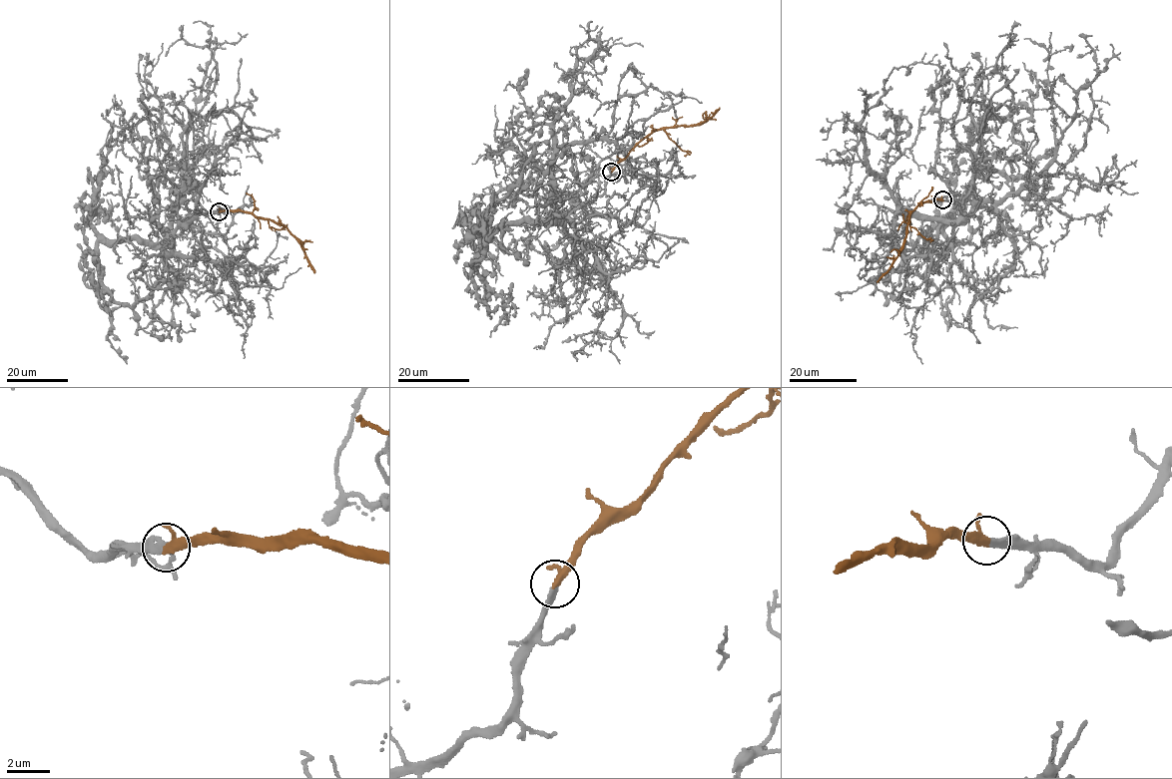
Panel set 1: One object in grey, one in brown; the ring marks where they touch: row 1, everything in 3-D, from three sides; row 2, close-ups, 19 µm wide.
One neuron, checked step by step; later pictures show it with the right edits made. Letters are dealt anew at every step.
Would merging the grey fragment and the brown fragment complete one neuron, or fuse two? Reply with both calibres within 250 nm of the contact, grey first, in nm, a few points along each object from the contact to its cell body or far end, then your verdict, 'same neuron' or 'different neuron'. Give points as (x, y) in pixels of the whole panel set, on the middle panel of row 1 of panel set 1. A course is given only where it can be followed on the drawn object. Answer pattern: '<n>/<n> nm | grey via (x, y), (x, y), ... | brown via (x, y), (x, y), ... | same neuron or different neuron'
320/280 nm | grey via (611, 172), (602, 194), (556, 216), (552, 128), (581, 58), (570, 69), (582, 76), (577, 89) | brown via (611, 171), (656, 131), (692, 127), (707, 120), (719, 108) | same neuron

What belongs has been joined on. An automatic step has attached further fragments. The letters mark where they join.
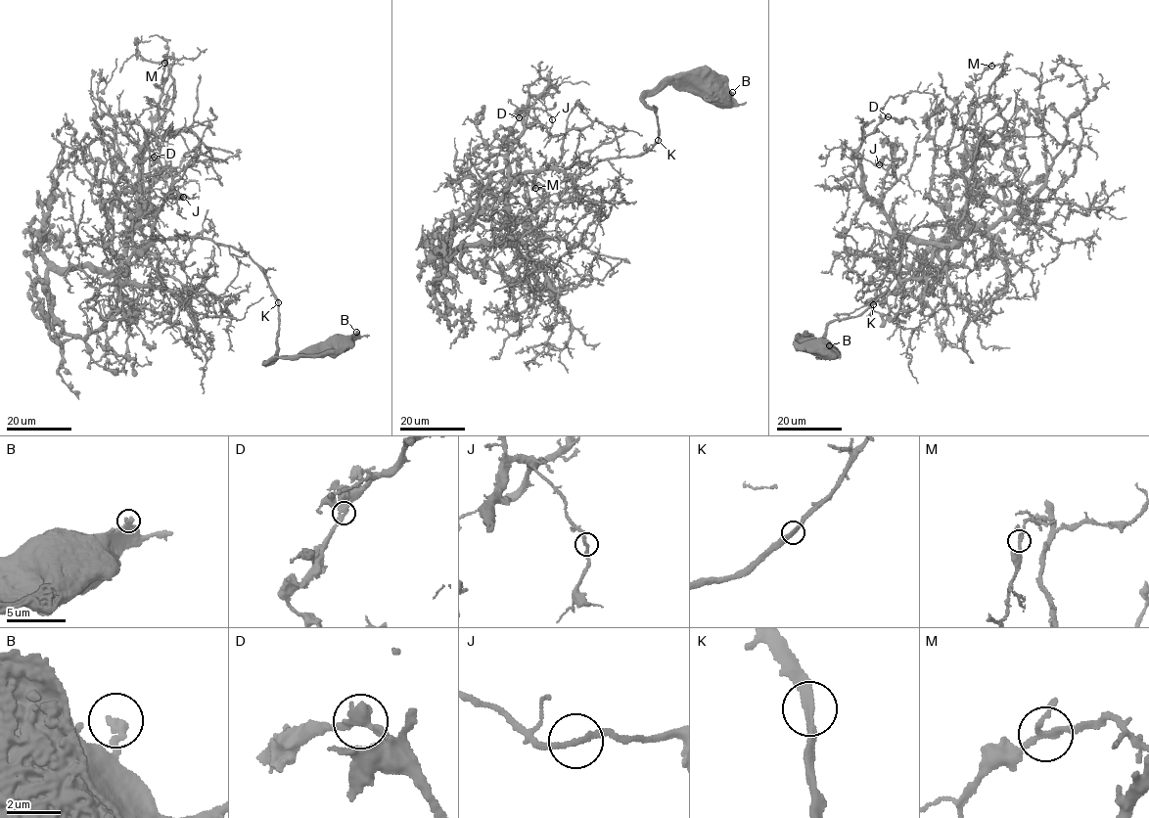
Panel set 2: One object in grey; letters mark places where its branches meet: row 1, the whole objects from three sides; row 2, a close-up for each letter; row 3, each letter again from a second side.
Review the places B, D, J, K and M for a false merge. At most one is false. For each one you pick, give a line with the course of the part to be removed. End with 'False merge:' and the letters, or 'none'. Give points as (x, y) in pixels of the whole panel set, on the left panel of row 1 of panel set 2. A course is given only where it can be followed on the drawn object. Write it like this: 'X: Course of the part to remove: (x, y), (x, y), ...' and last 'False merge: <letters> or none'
False merge: none

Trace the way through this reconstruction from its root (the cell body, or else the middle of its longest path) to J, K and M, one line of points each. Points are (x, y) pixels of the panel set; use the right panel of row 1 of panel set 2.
J: (821, 348), (802, 333), (871, 306), (912, 230), (964, 209), (966, 234), (898, 235), (854, 152), (879, 164)
K: (821, 348), (824, 346), (817, 339), (804, 338), (802, 333), (817, 340), (829, 323), (860, 315), (873, 303)
M: (821, 348), (802, 333), (860, 315), (905, 236), (963, 214), (980, 142), (1004, 129), (991, 66)

